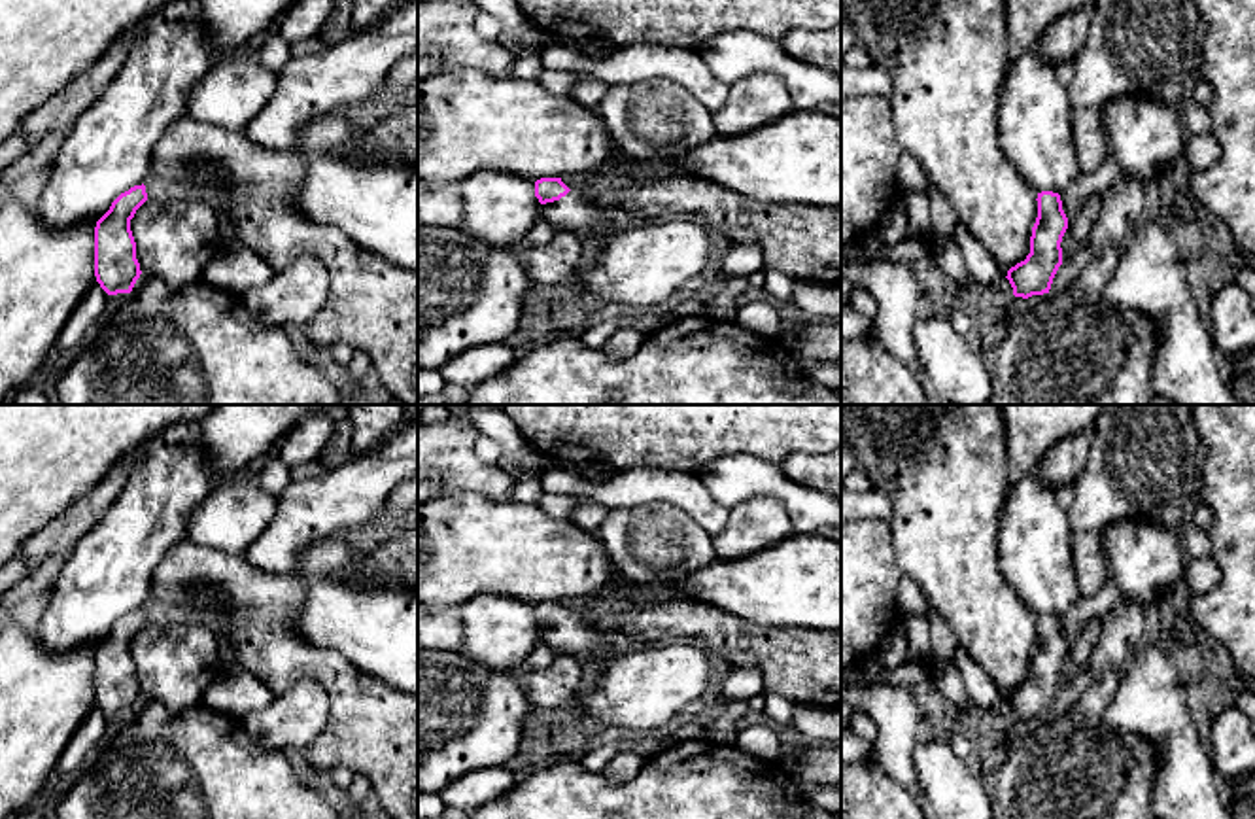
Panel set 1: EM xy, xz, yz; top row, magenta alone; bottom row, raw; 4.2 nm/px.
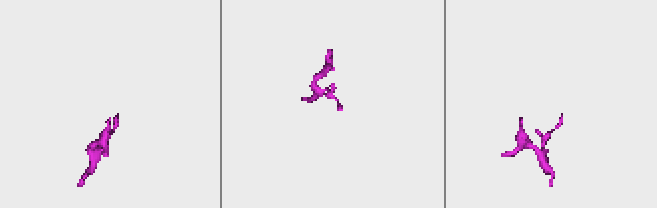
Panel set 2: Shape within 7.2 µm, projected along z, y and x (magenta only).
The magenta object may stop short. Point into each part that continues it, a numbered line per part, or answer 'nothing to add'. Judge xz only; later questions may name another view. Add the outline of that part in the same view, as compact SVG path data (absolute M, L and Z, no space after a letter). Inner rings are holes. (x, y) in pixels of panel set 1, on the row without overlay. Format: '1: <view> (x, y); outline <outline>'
1: xz (575, 638); outline M576 615L542 628L542 641L556 656L571 656L578 662L605 662L614 654L603 637L603 630L590 626Z

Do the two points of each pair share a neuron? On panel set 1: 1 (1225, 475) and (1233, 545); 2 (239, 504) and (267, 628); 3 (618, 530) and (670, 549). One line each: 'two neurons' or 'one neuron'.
1: one neuron
2: two neurons
3: one neuron

